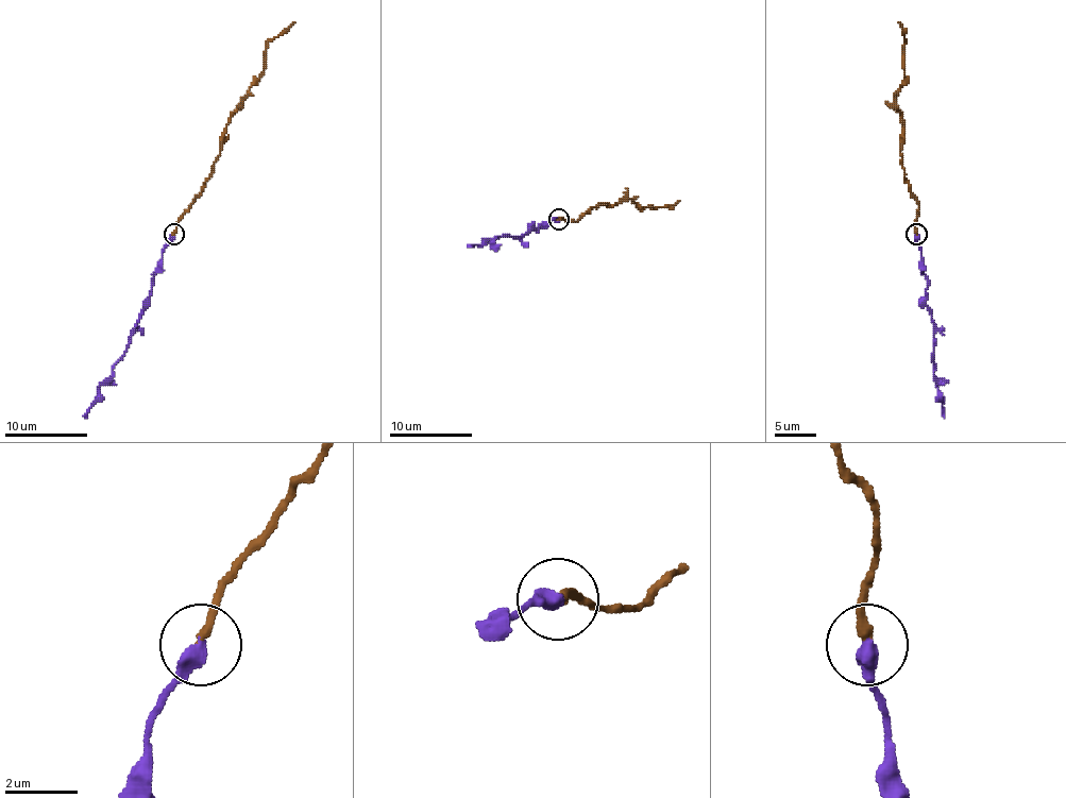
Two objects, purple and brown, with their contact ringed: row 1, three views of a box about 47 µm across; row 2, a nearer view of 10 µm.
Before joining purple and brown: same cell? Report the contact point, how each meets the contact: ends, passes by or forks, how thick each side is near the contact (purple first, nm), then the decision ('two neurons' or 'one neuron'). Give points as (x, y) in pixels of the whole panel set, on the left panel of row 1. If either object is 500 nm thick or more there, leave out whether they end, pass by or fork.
(173, 234) | purple ends | brown ends | 440/240 nm | two neurons

